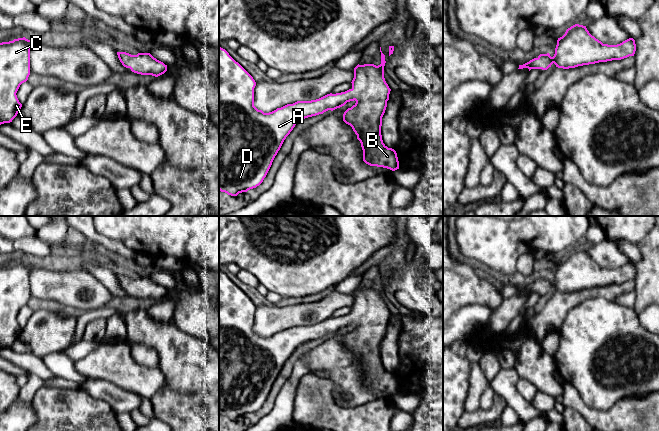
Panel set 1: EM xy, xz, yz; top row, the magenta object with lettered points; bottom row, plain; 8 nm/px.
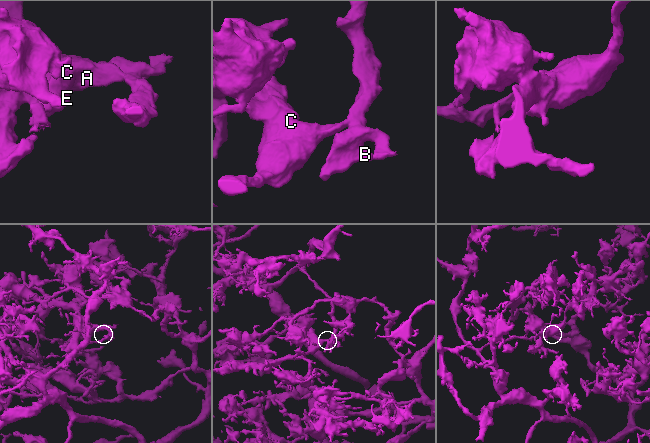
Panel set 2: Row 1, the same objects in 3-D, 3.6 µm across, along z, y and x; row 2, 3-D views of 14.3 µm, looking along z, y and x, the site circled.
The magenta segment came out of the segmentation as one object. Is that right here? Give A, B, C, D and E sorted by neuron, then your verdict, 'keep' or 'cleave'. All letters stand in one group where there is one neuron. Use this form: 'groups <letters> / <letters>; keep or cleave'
groups A B C D E; keep

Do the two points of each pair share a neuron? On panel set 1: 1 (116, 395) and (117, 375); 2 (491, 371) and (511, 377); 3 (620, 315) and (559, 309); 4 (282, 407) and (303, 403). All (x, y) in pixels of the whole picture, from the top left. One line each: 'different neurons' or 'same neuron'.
1: different neurons
2: different neurons
3: different neurons
4: different neurons

